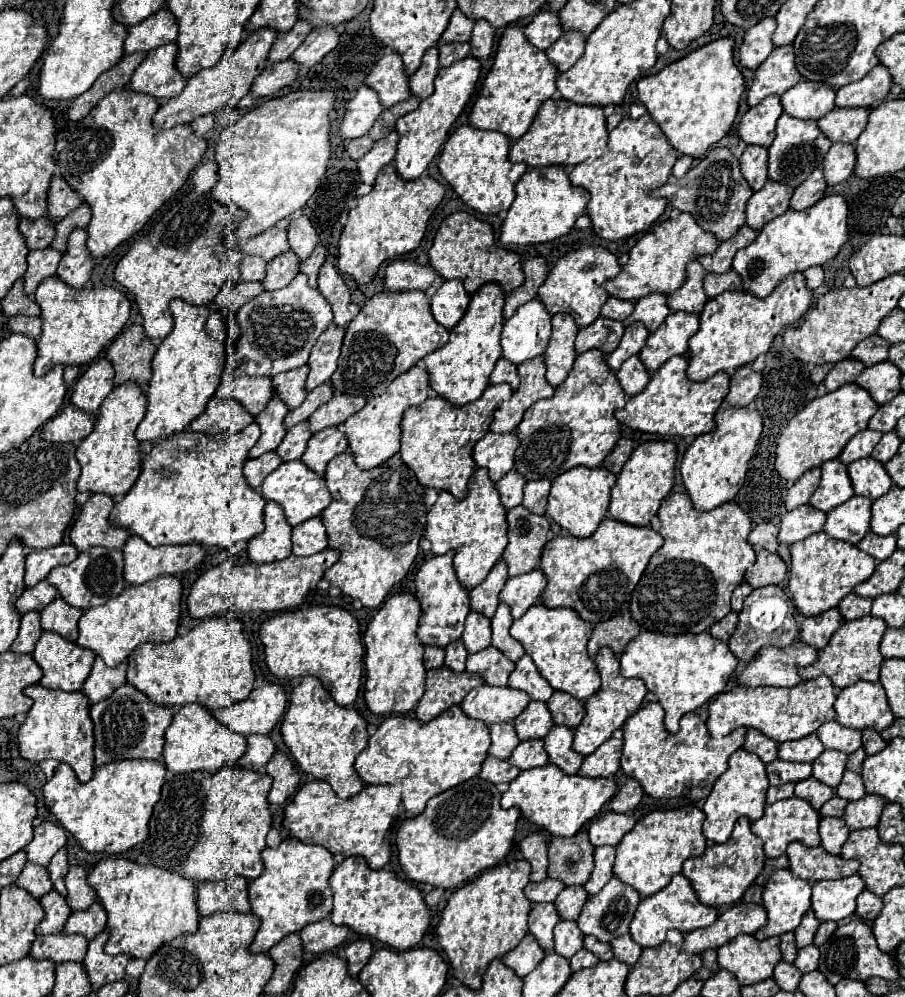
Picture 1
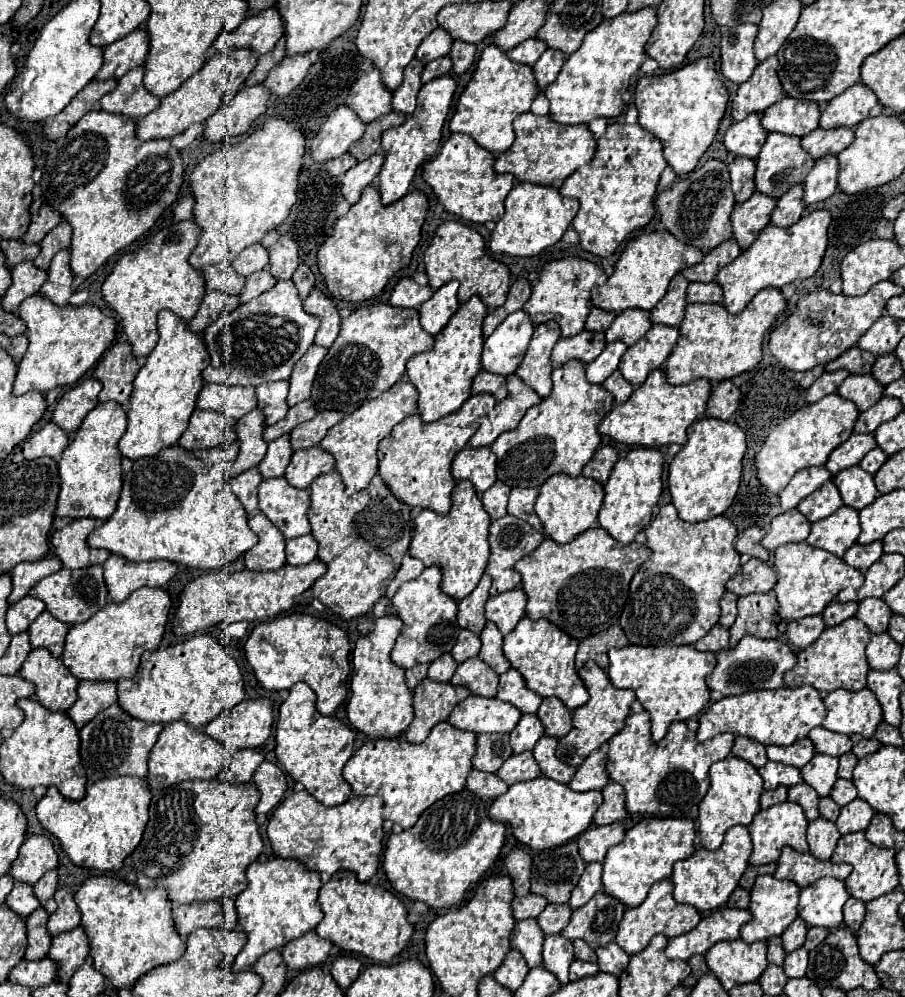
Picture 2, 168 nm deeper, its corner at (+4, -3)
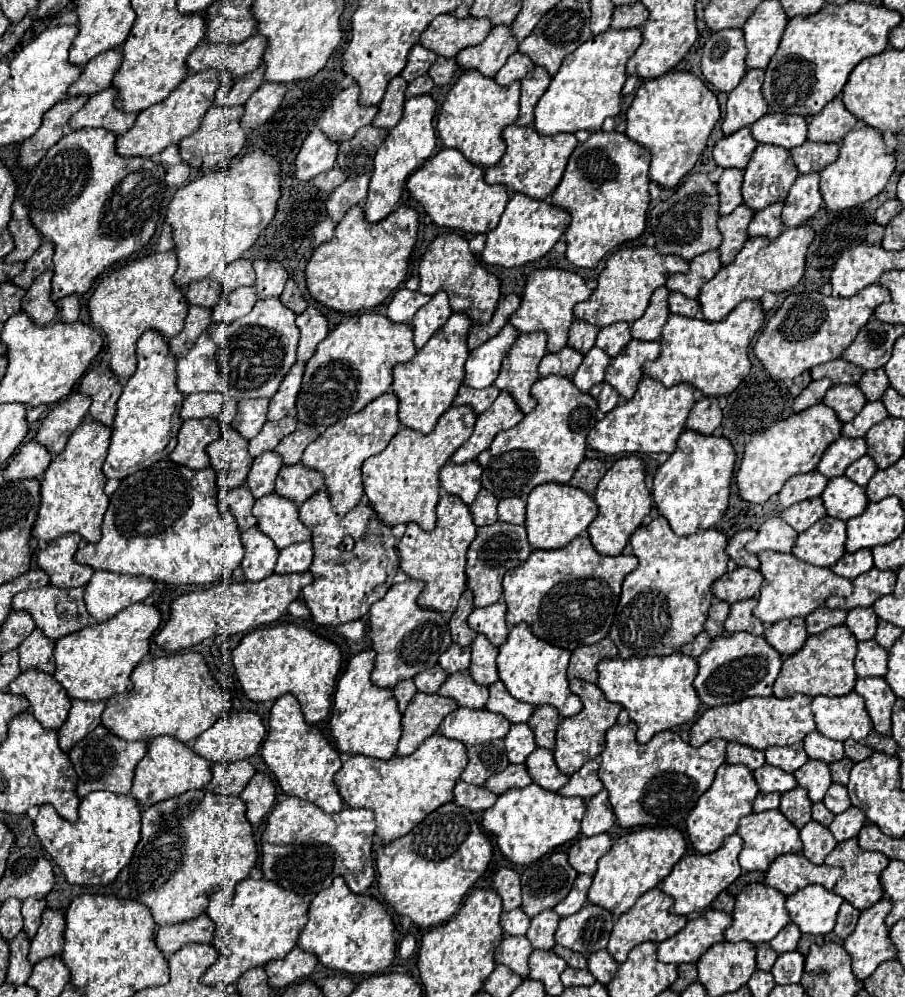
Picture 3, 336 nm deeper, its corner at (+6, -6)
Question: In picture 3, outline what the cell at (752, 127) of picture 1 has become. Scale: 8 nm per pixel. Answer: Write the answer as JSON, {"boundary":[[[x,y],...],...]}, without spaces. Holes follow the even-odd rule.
{"boundary":[[[748,127],[738,129],[736,133],[720,139],[712,151],[714,161],[720,167],[738,167],[744,169],[750,161],[750,155],[754,153],[758,141],[752,137]]]}

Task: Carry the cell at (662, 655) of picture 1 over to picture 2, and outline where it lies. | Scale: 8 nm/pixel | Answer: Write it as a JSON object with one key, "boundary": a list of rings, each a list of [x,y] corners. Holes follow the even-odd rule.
{"boundary":[[[624,646],[624,648],[612,648],[608,650],[610,666],[608,666],[608,678],[616,688],[630,688],[636,692],[636,698],[644,706],[644,710],[650,714],[652,722],[652,740],[658,742],[664,738],[668,726],[676,720],[684,722],[692,716],[696,716],[710,700],[710,690],[706,686],[706,674],[712,672],[716,666],[716,658],[712,652],[698,652],[694,646]]]}

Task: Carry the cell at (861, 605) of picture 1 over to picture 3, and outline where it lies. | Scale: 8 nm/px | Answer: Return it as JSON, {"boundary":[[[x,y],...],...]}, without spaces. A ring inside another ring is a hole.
{"boundary":[[[820,607],[818,611],[814,611],[814,613],[810,613],[806,617],[806,627],[808,627],[810,635],[816,635],[816,633],[822,633],[822,631],[826,631],[830,627],[842,625],[844,621],[846,621],[846,611]]]}

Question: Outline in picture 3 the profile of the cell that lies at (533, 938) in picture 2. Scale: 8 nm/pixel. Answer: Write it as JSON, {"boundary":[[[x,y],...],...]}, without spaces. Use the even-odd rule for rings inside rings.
{"boundary":[[[504,935],[502,943],[496,947],[494,959],[496,963],[508,965],[514,973],[520,977],[528,977],[528,957],[534,951],[532,943],[526,939],[526,935]]]}

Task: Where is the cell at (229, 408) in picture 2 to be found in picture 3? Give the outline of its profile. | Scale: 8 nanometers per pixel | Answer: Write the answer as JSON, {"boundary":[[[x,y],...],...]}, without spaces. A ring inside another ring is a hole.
{"boundary":[[[192,393],[186,395],[180,417],[186,419],[204,419],[204,417],[218,417],[224,403],[222,393]]]}

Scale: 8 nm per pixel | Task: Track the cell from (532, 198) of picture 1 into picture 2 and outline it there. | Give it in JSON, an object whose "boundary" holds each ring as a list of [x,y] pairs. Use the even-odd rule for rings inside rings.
{"boundary":[[[520,182],[506,196],[506,214],[496,222],[488,246],[494,254],[524,256],[524,258],[536,256],[562,238],[562,234],[574,220],[576,212],[578,202],[574,198],[560,196],[560,192],[554,186],[536,186]]]}

